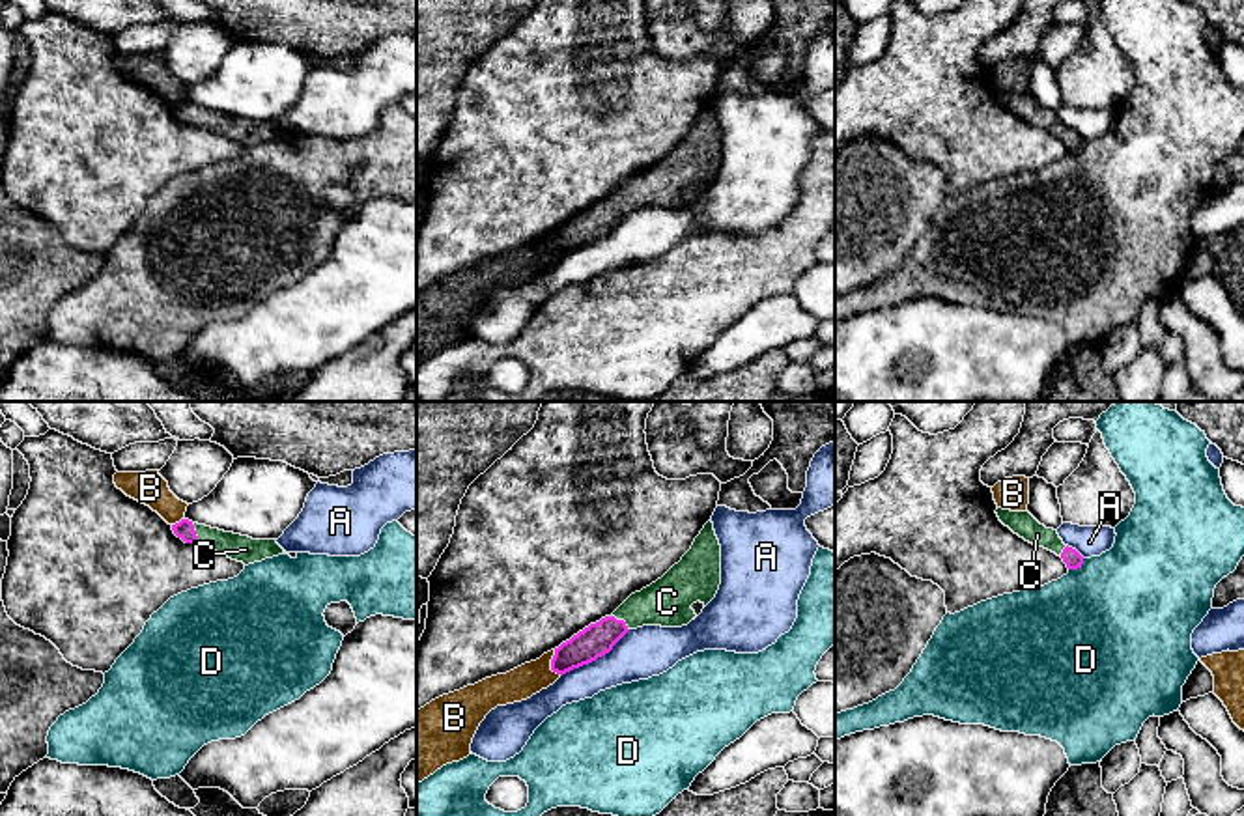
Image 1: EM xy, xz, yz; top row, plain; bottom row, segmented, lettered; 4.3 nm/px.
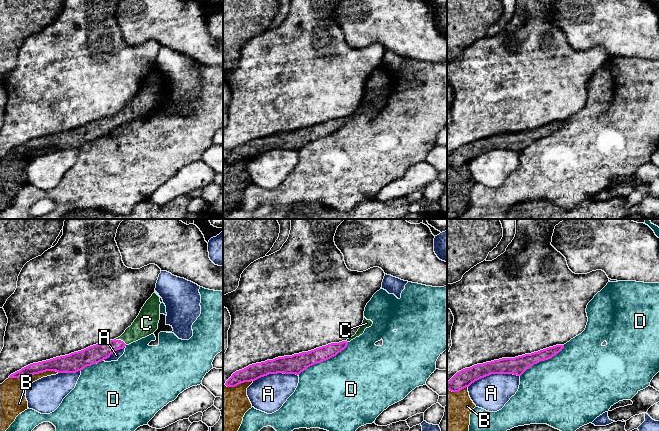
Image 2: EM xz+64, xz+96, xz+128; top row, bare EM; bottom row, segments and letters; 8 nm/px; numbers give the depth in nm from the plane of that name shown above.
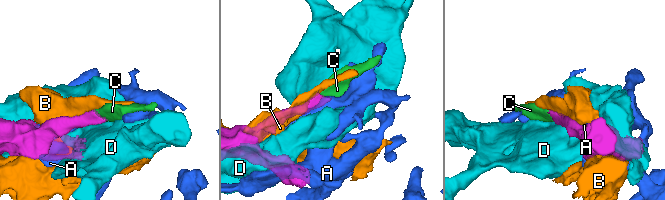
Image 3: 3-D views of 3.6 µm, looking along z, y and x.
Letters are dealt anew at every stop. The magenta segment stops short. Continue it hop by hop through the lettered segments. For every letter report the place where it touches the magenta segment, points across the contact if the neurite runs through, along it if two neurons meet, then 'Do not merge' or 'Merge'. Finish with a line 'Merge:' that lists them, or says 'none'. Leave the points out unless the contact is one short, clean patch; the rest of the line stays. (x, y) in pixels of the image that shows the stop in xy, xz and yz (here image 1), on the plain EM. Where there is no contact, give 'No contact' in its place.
A: Touches magenta at xz (594, 241). Do not merge
B: Touches magenta at xz (551, 247). Do not merge
C: Touches magenta at xy (195, 116). Path across: xy (183, 111), (195, 116), (245, 131). Merge
D: Touches magenta at yz (1076, 150). Do not merge
Merge: C

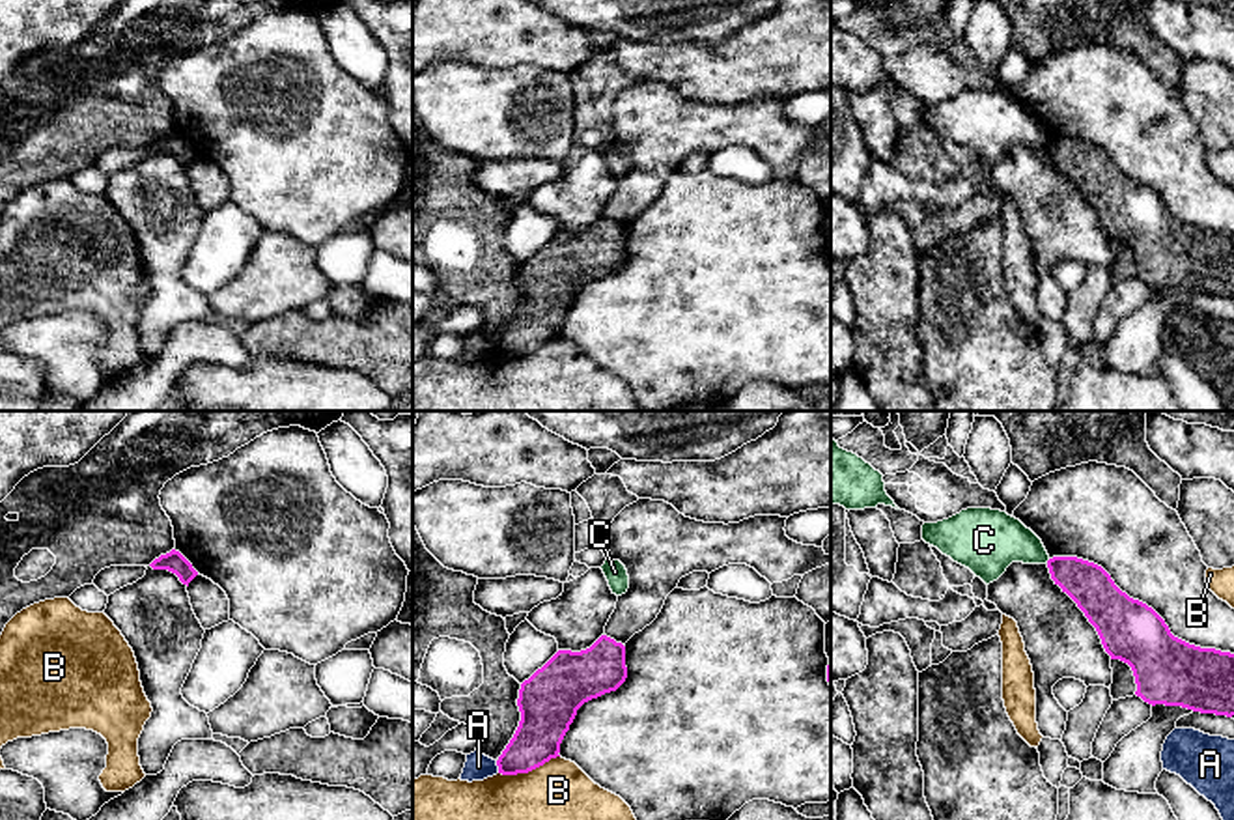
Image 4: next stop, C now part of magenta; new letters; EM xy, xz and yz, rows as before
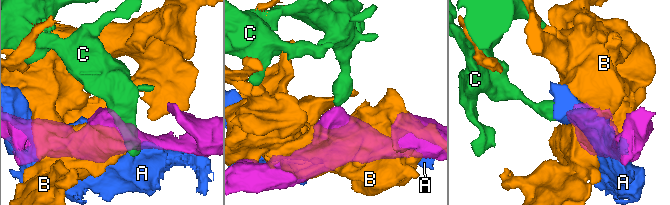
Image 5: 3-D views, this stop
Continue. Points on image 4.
A: Touches magenta at xz (497, 346). Do not merge
B: Touches magenta at xz (529, 352). Do not merge
C: Touches magenta at yz (1048, 142). Boundary: yz (1050, 141), (1046, 144). Do not merge
Merge: none

